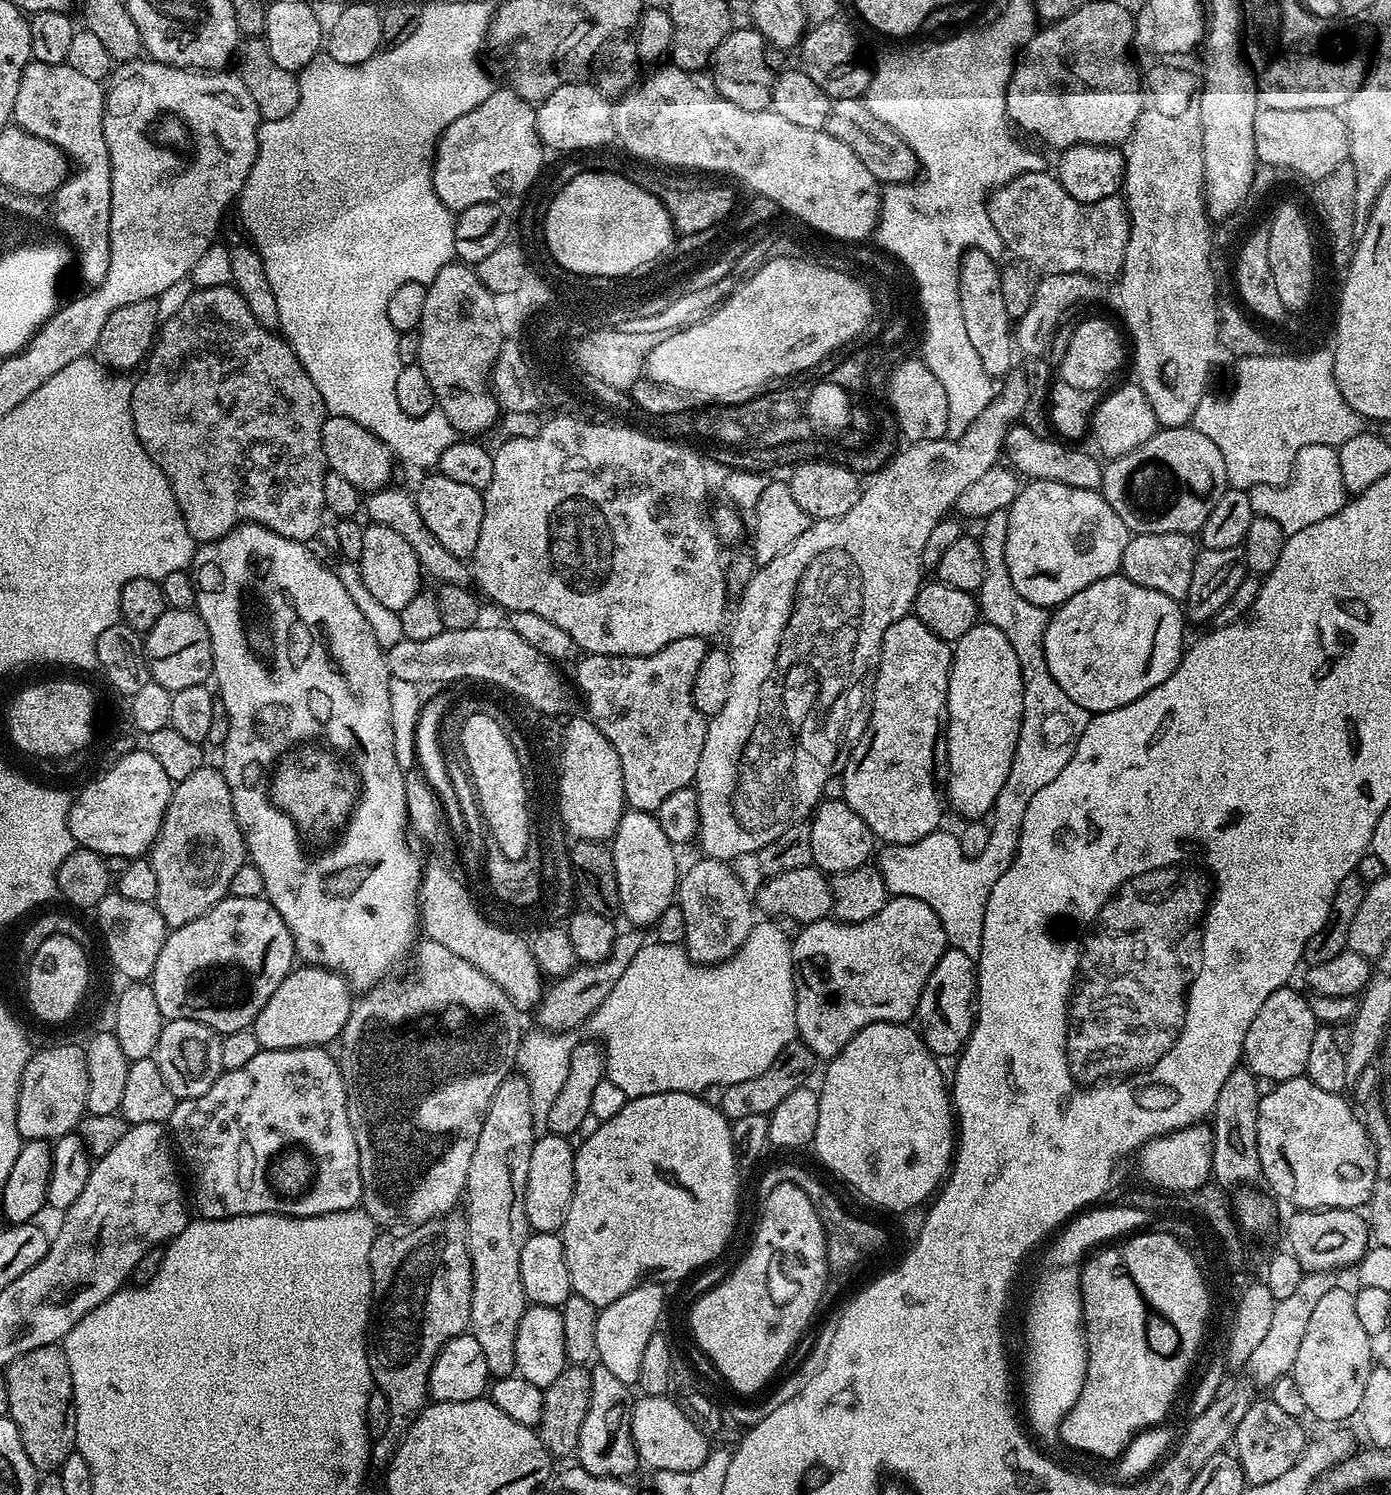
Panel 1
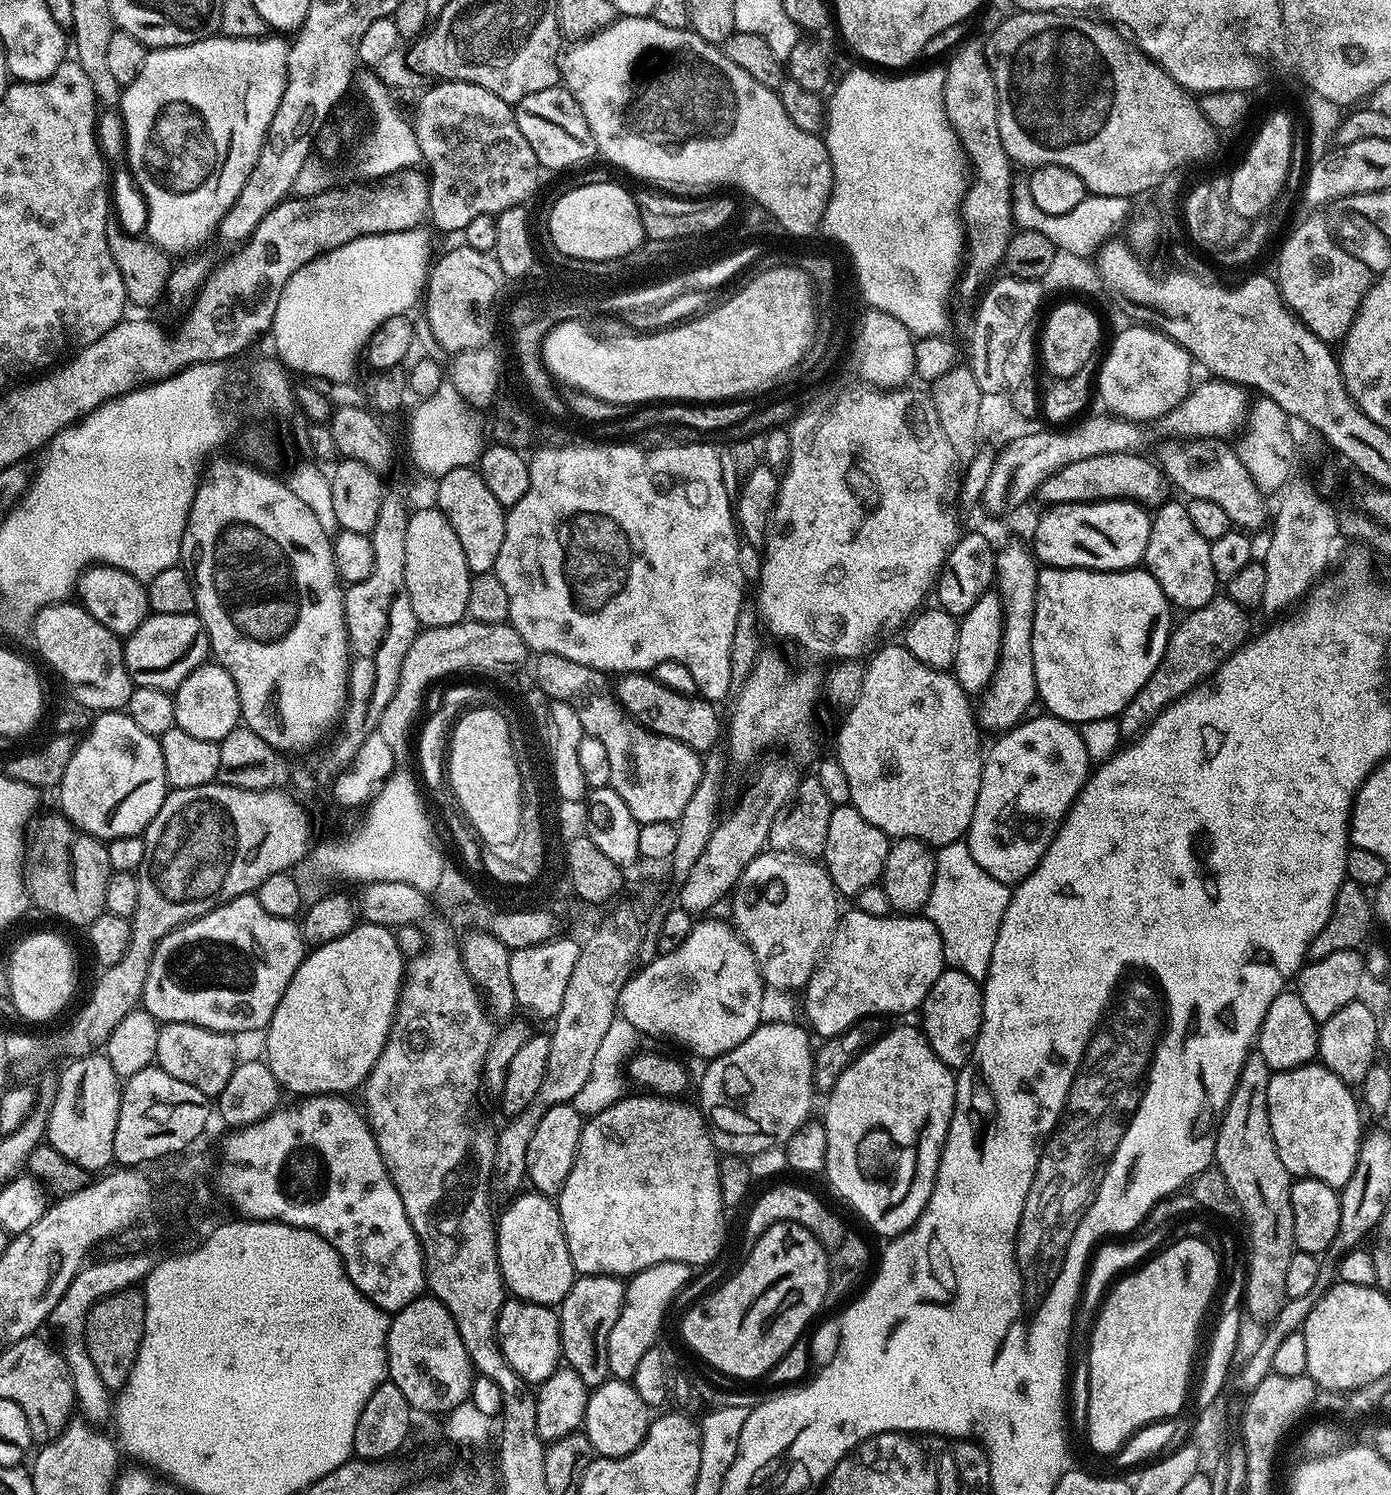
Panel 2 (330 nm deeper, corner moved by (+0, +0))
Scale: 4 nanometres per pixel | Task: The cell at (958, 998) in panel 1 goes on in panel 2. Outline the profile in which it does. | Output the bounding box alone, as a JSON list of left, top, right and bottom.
[922,968,984,1068]

